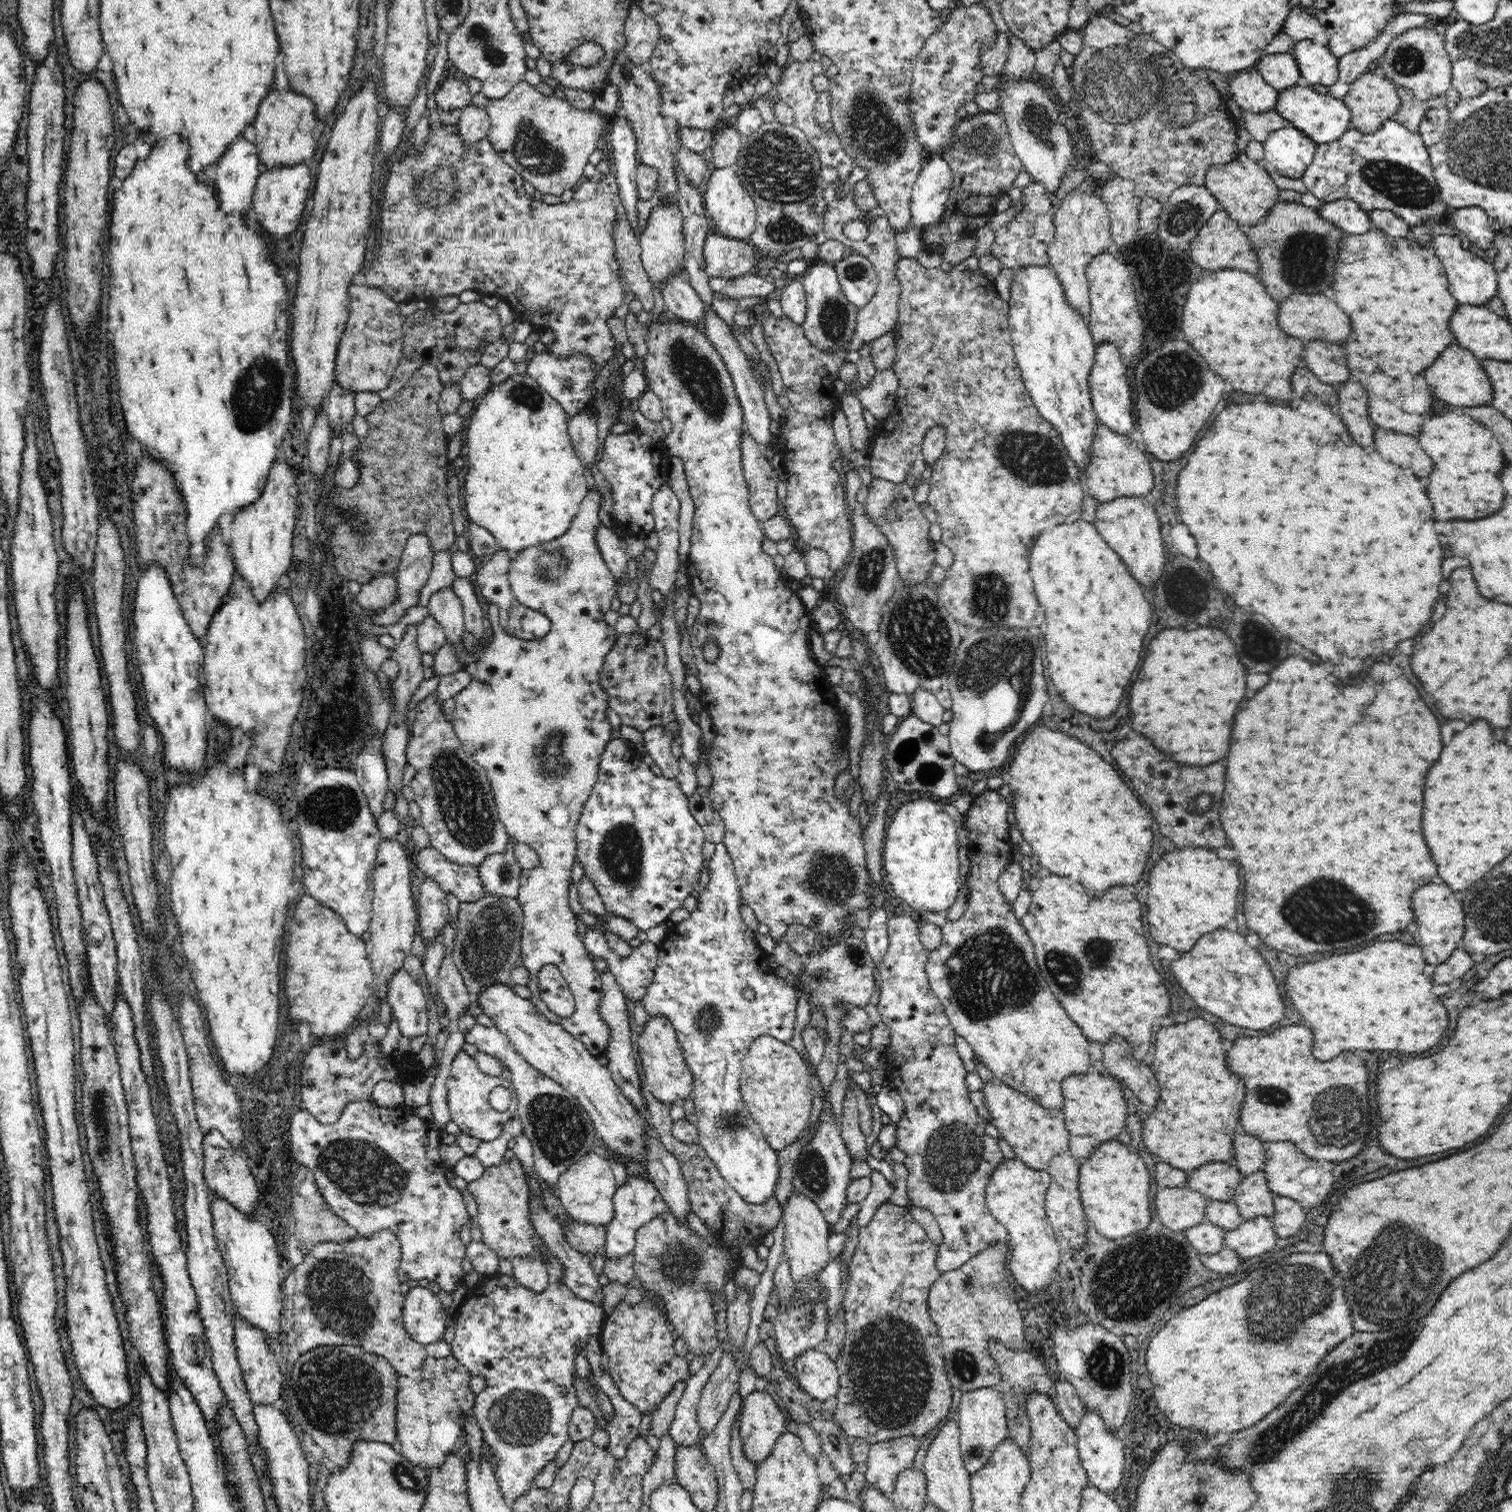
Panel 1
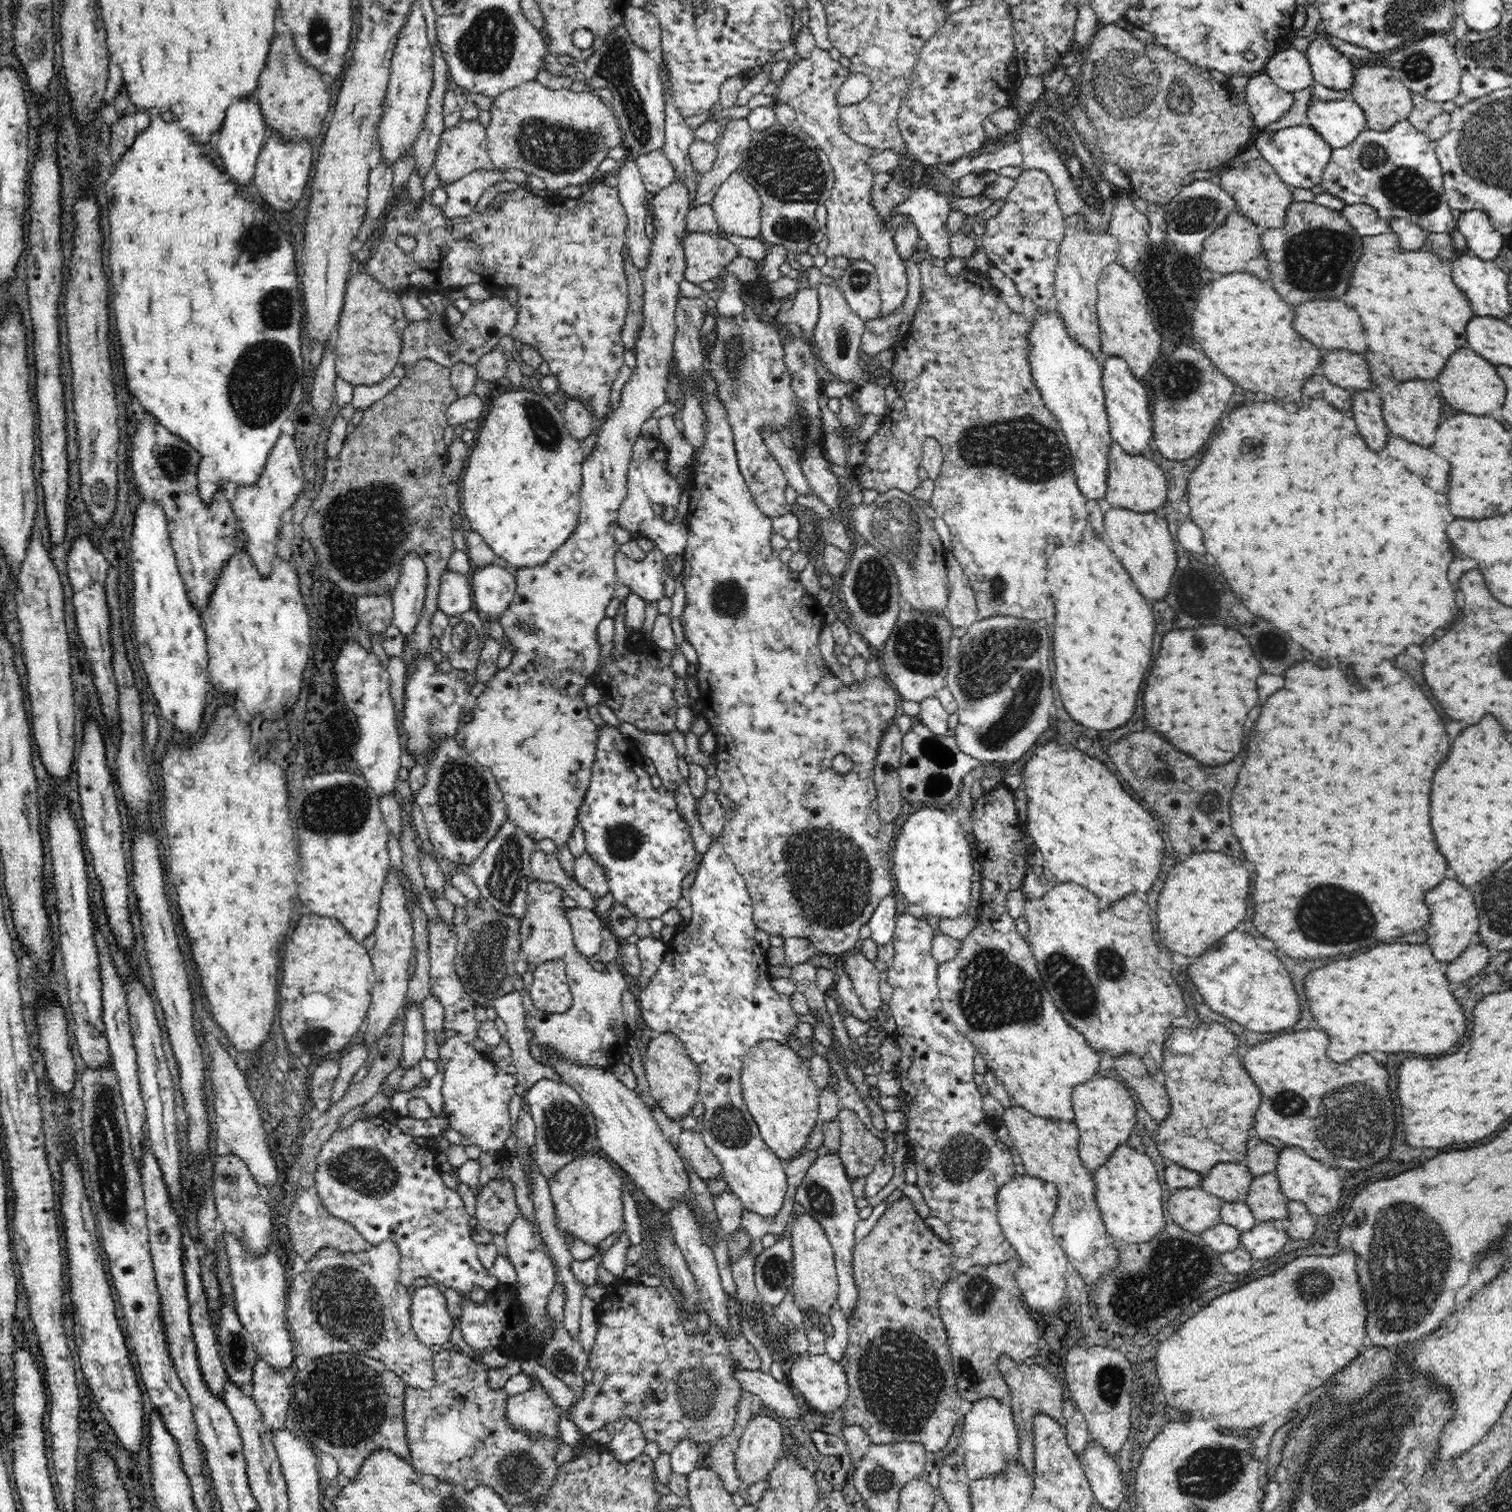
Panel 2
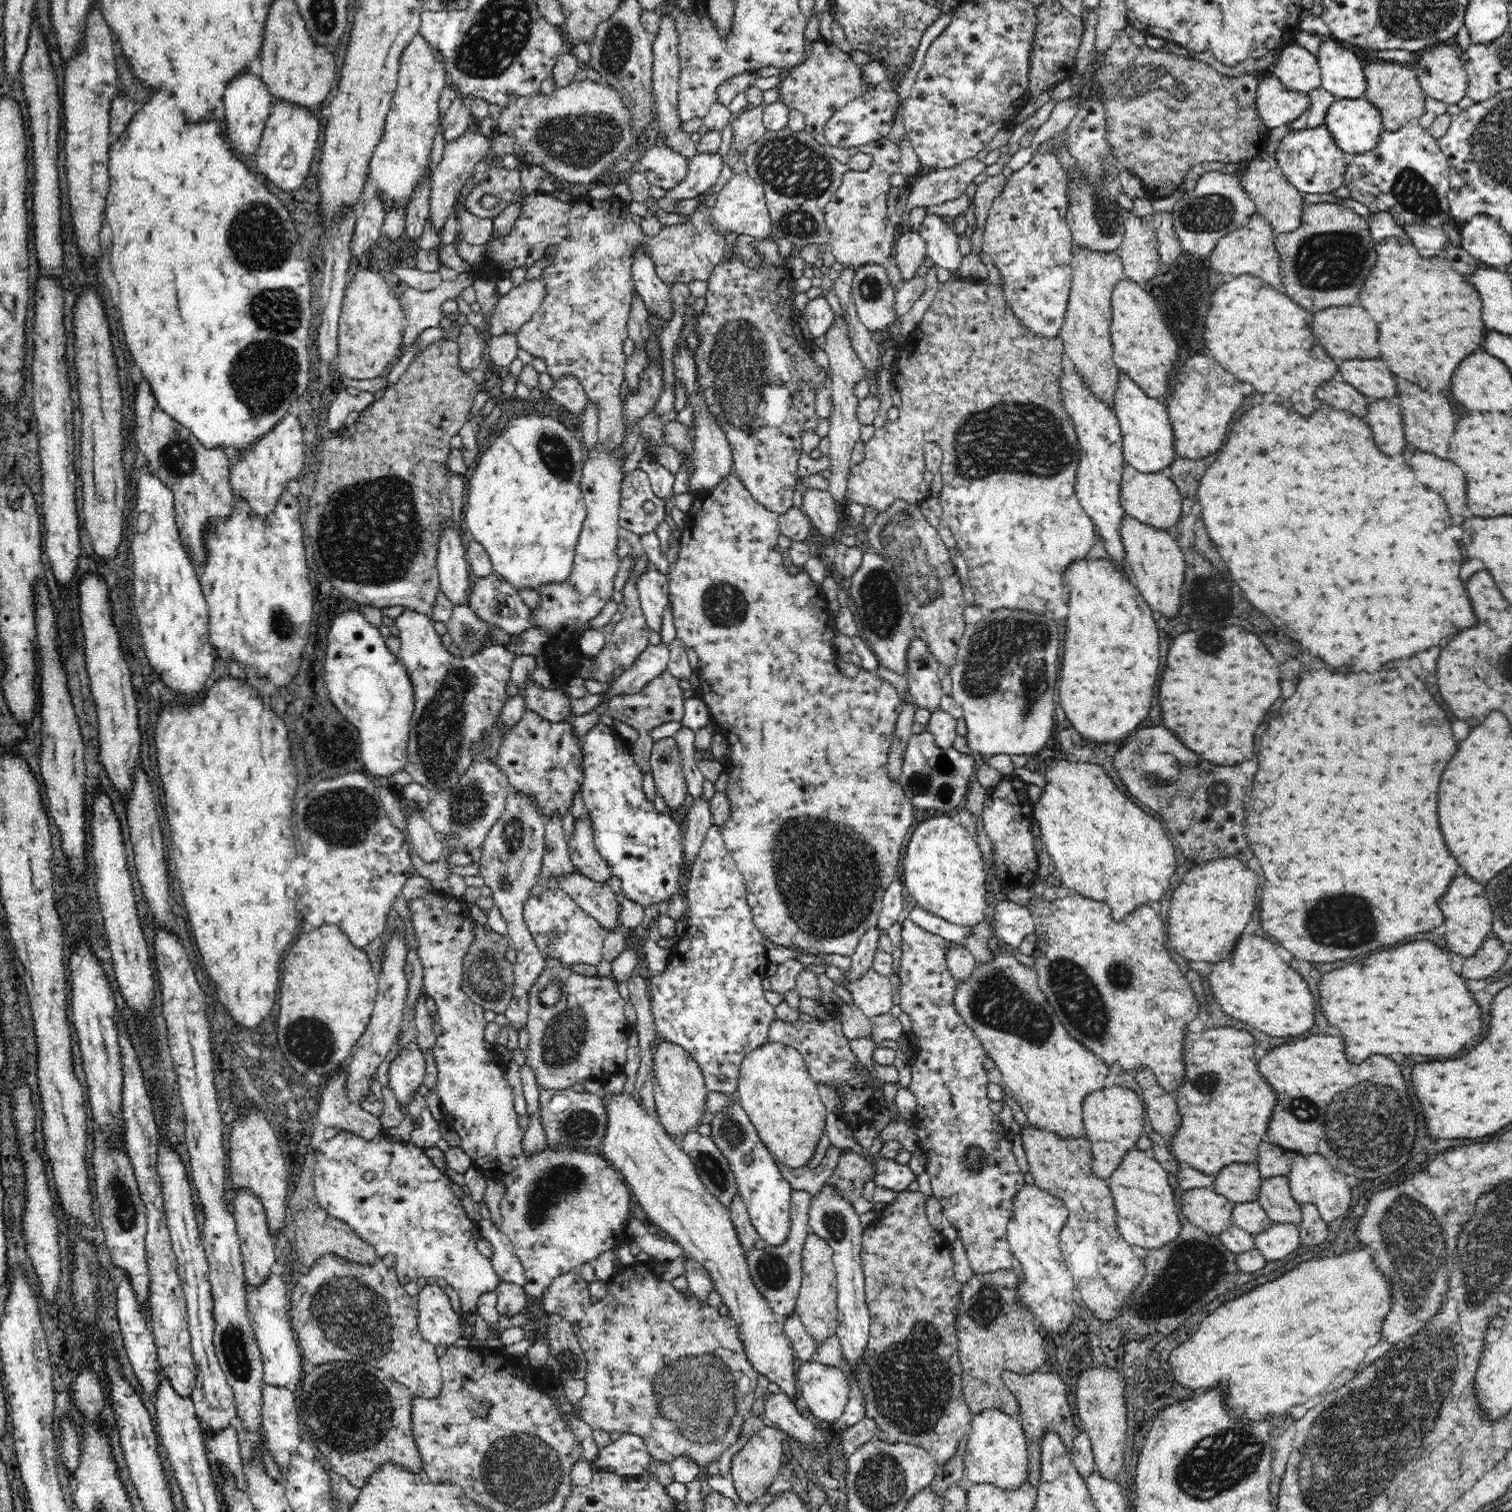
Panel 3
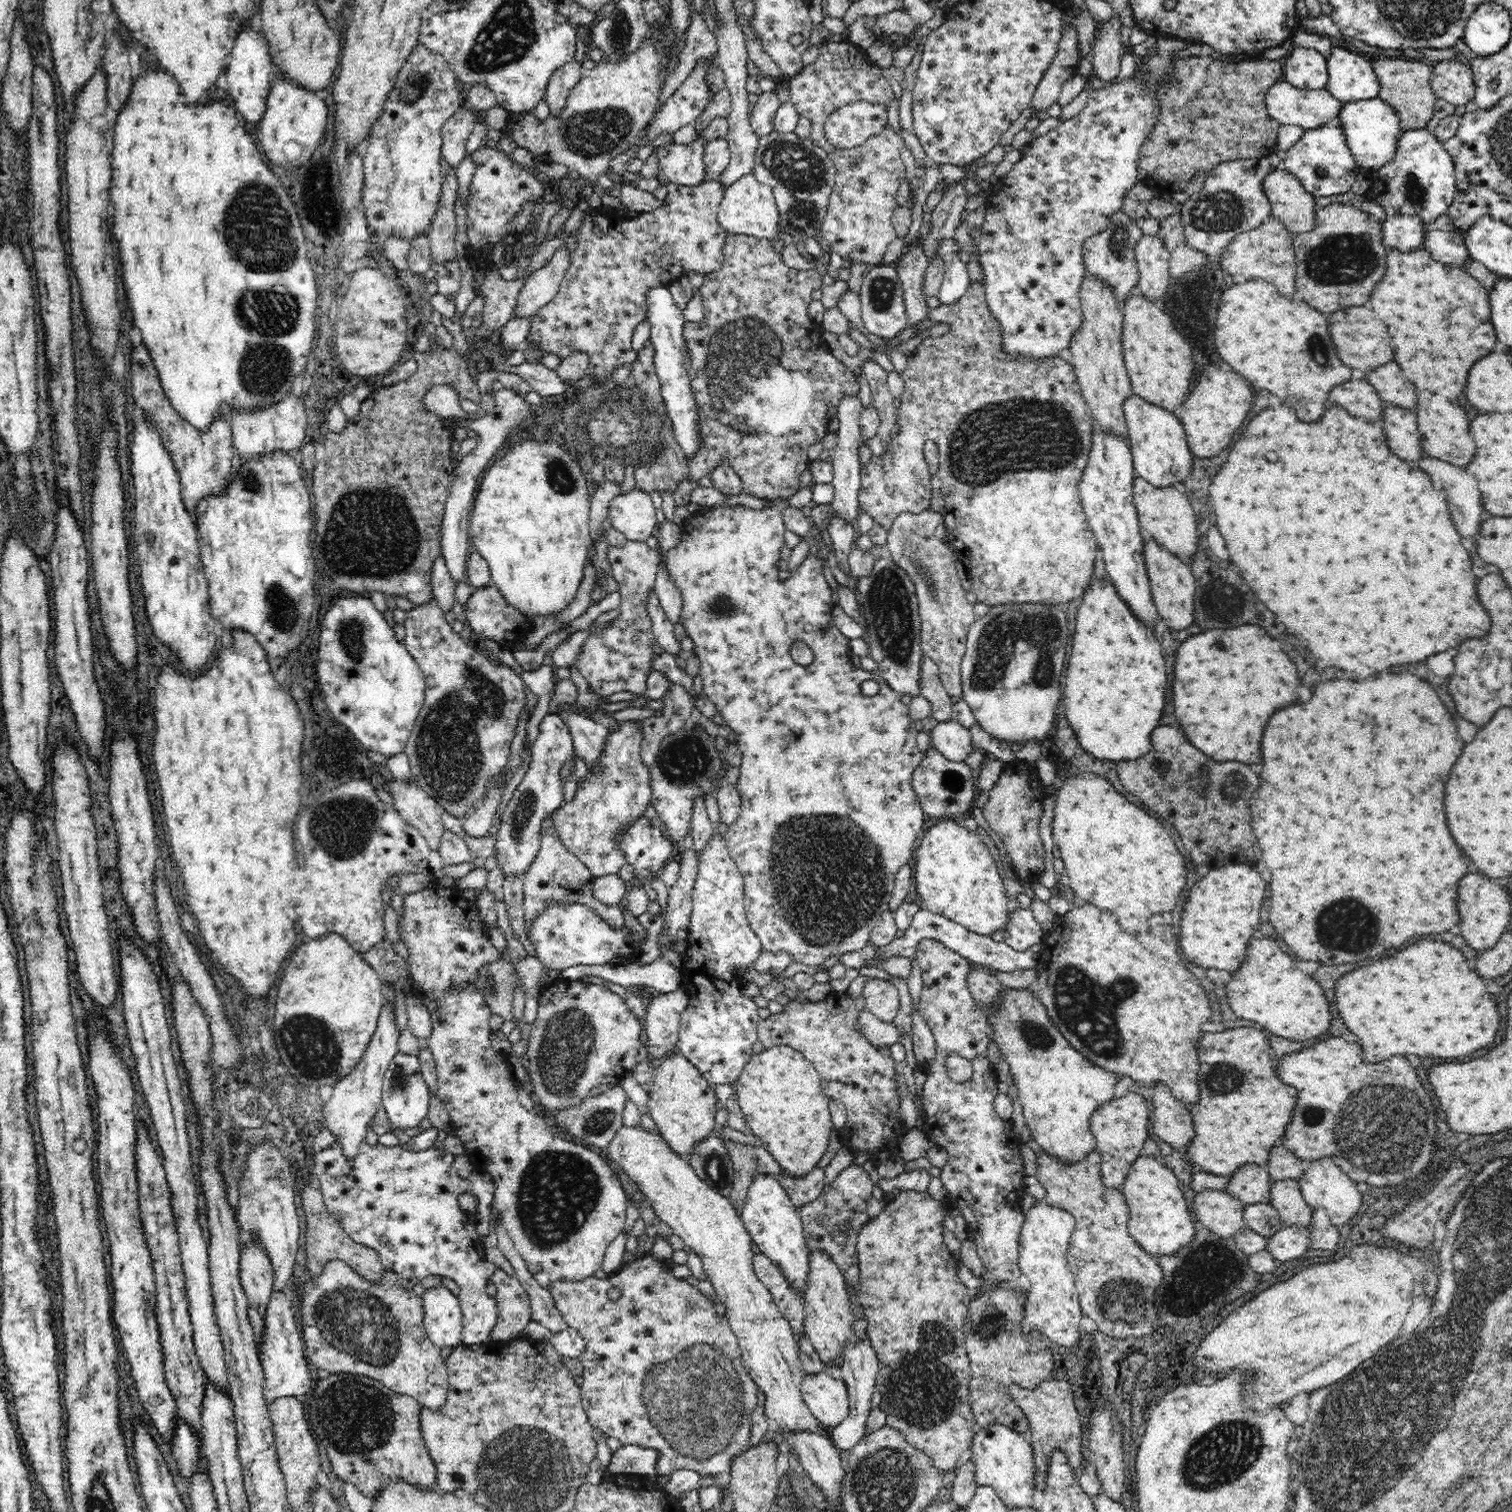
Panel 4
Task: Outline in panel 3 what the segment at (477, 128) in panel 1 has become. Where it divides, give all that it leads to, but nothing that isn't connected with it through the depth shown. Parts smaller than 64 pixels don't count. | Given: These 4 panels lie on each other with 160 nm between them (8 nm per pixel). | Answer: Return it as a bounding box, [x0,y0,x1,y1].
[429,129,490,235]

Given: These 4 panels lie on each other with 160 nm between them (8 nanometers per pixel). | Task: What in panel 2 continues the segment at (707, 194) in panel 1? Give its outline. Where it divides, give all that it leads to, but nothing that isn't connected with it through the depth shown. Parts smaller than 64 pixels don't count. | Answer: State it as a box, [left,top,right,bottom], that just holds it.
[710,170,762,238]

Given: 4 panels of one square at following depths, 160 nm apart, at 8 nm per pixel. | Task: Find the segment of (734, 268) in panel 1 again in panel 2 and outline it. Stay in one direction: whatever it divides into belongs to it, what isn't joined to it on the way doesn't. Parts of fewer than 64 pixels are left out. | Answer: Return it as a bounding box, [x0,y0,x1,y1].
[683,232,740,285]

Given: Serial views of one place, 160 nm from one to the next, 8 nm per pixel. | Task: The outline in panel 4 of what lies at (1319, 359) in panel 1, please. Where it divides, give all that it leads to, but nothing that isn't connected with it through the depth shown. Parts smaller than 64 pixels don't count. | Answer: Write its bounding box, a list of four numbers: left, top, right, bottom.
[1366,362,1416,409]

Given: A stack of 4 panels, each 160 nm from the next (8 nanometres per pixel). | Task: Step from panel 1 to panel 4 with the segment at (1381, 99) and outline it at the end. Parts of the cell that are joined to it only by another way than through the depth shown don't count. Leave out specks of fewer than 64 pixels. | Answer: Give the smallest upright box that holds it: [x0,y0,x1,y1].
[1372,57,1437,130]

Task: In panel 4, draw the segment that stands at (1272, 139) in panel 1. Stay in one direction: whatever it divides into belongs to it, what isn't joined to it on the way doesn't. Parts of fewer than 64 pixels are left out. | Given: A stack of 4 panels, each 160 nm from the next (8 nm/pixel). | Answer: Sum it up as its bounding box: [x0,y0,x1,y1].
[1281,125,1361,196]

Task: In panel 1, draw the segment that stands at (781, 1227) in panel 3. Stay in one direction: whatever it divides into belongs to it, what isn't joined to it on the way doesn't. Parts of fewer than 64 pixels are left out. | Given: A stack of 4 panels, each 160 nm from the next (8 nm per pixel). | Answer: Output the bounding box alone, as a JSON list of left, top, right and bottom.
[638,843,798,1205]

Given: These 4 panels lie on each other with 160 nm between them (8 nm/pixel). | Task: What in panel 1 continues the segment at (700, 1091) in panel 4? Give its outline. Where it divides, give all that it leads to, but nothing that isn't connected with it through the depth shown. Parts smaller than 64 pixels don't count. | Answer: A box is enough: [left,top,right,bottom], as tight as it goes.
[634,1015,694,1105]

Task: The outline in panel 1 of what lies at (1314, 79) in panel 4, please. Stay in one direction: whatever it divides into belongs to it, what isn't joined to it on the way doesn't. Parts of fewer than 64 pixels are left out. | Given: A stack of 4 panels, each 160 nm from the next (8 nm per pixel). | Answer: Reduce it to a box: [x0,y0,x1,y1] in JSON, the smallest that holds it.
[1255,53,1302,91]

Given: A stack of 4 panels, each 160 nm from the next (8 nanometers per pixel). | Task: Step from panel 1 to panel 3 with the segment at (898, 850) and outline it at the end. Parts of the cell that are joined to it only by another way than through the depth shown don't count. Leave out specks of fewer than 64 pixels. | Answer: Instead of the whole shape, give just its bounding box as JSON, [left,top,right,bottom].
[900,813,990,927]

